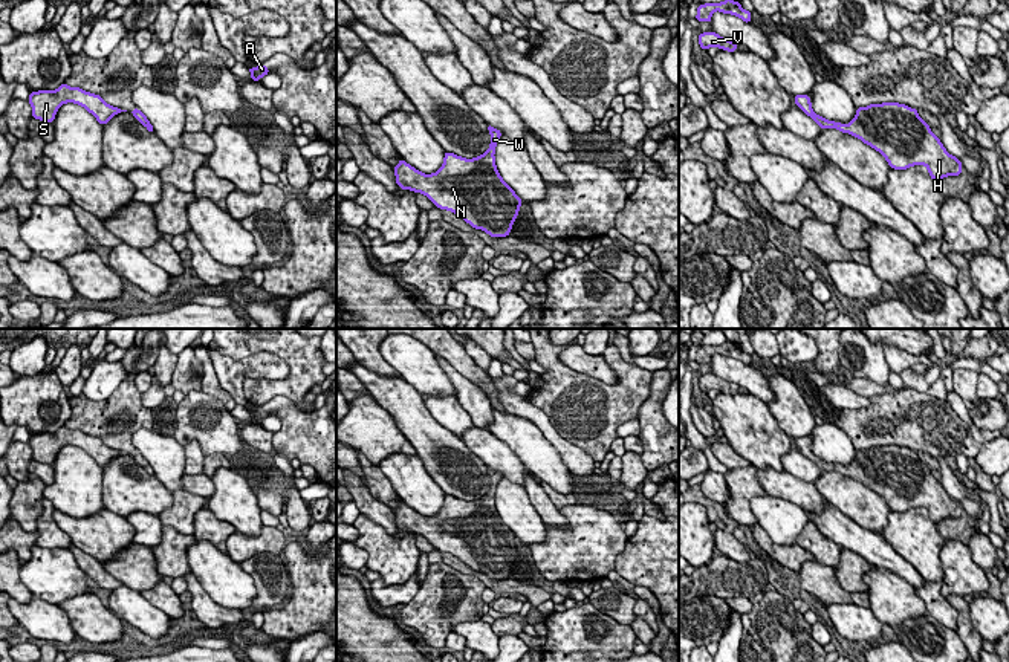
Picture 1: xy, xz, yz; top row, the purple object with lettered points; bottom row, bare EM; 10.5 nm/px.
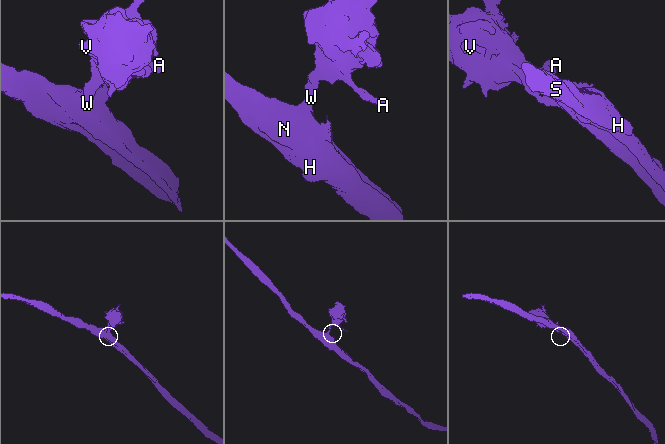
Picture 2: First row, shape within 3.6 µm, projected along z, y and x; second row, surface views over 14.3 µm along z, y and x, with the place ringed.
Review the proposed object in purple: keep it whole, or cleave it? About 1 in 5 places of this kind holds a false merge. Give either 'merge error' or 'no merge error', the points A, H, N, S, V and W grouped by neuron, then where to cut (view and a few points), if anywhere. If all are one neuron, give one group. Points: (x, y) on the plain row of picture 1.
no merge error; groups A H N S V W; cut none

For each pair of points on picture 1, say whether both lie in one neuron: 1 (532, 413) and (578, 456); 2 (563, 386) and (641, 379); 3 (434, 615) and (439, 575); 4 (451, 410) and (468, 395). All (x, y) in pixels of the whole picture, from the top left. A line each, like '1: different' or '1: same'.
1: same
2: same
3: same
4: different

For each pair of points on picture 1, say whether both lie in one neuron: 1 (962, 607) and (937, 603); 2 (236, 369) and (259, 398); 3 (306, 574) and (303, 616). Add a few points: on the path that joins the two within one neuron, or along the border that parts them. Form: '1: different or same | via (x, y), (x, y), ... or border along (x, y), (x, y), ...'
1: different | border along (945, 598), (956, 612), (956, 630)
2: different | border along (280, 379), (246, 378), (243, 381), (245, 399)
3: same | via (306, 584), (306, 606)

